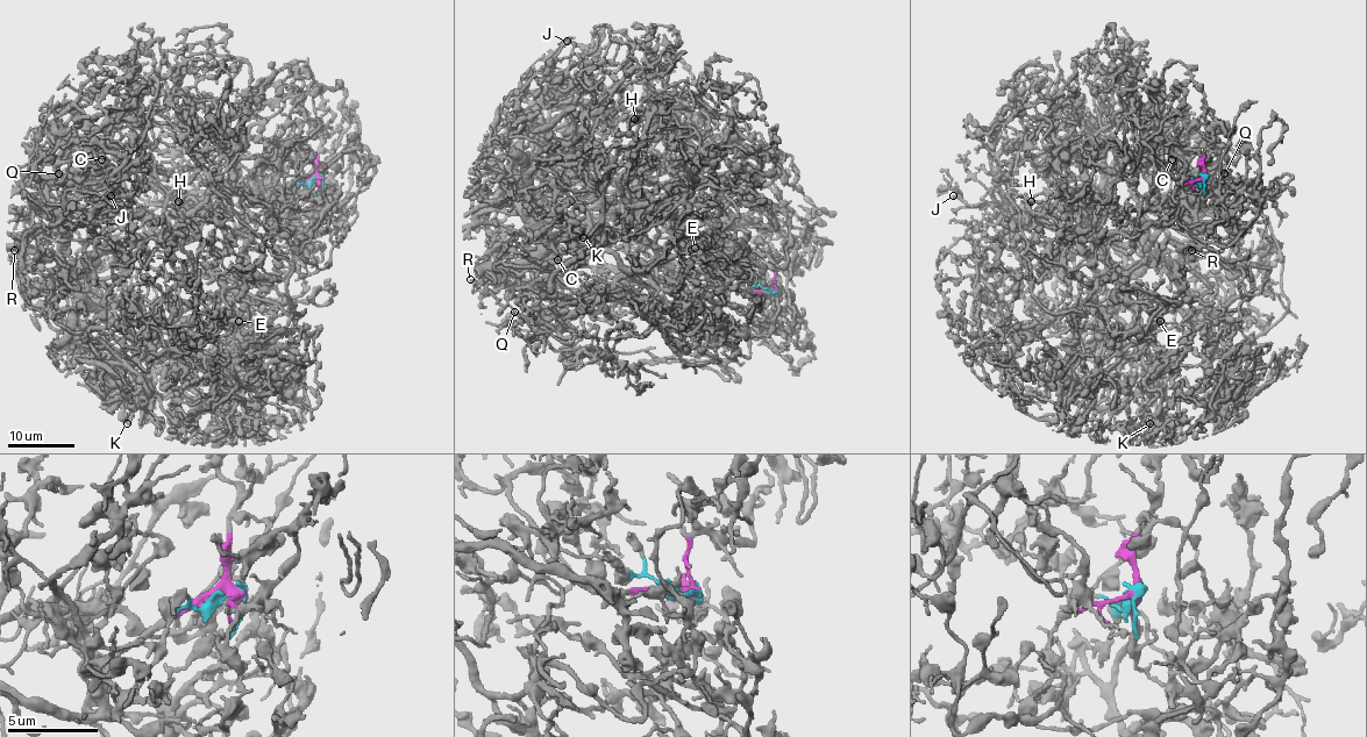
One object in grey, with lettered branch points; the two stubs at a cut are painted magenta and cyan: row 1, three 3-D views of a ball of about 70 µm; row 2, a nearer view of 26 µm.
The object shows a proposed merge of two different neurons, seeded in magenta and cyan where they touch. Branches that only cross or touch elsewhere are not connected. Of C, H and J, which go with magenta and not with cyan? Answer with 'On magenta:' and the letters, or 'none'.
On magenta: C, H, J

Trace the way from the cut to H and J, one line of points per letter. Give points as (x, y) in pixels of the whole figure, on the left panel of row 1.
H: (317, 179), (283, 197), (268, 222), (214, 208), (168, 245), (194, 217), (232, 233), (186, 221), (178, 201)
J: (317, 179), (268, 222), (214, 208), (171, 245), (140, 237), (66, 266), (69, 226), (132, 202), (109, 197)

